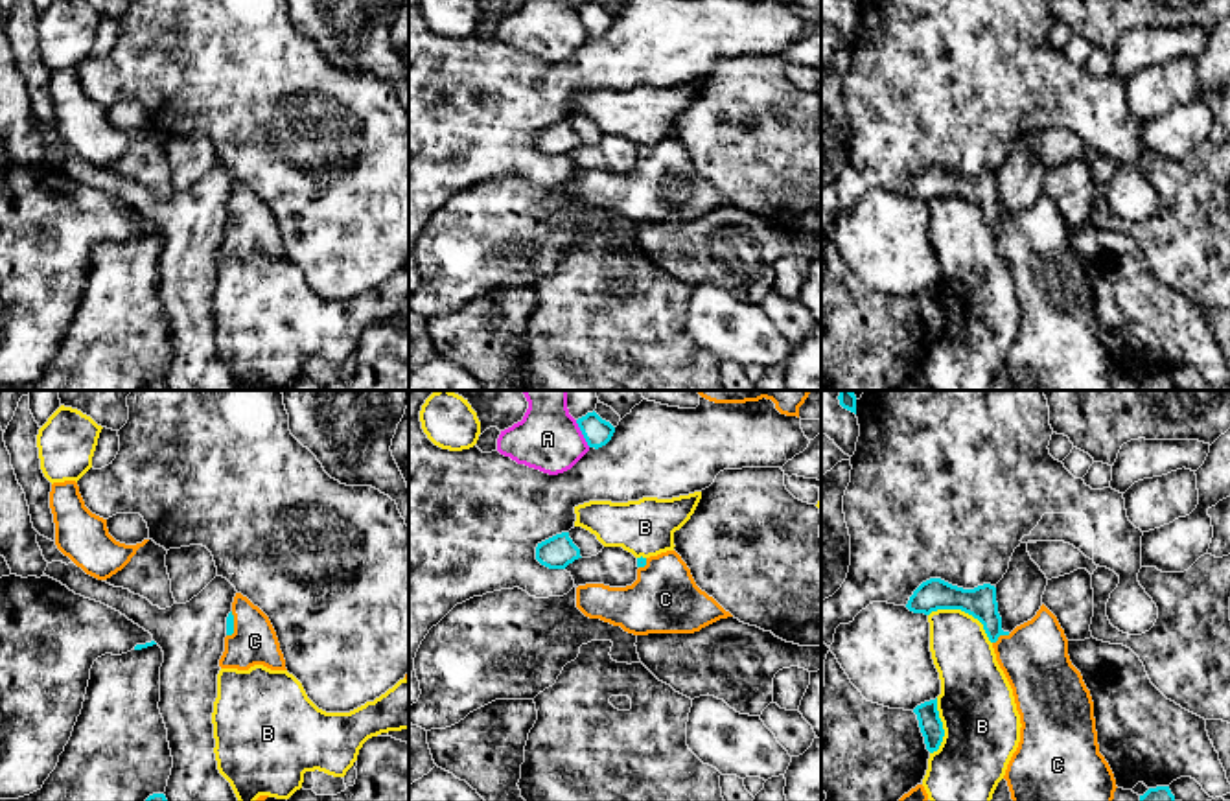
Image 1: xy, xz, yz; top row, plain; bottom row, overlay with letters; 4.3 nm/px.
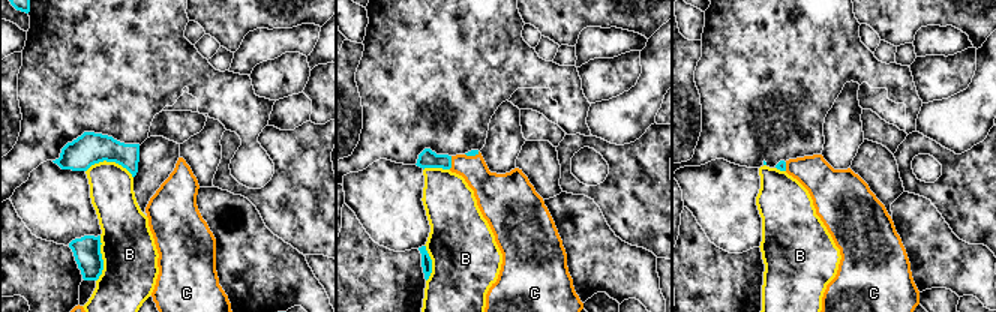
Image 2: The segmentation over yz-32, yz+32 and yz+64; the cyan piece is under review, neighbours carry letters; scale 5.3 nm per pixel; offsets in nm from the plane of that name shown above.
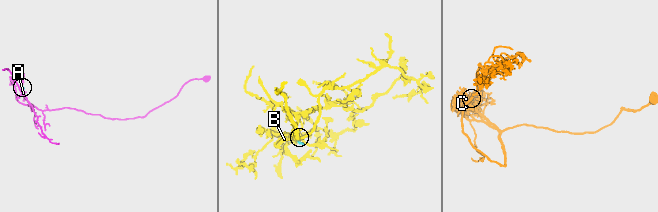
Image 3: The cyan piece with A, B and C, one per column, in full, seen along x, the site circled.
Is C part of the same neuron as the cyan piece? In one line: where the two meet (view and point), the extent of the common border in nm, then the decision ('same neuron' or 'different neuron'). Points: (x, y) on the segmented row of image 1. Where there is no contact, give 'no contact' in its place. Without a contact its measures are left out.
yz (1000, 634) | 90 nm | same neuron

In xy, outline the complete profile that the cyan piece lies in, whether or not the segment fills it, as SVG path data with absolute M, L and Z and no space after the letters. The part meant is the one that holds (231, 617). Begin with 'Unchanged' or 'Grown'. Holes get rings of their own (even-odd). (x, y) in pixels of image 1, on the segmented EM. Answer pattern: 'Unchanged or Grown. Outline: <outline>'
Grown. Outline: M236 593L232 611L226 617L225 652L219 667L249 670L254 665L287 670L269 617L247 597Z

